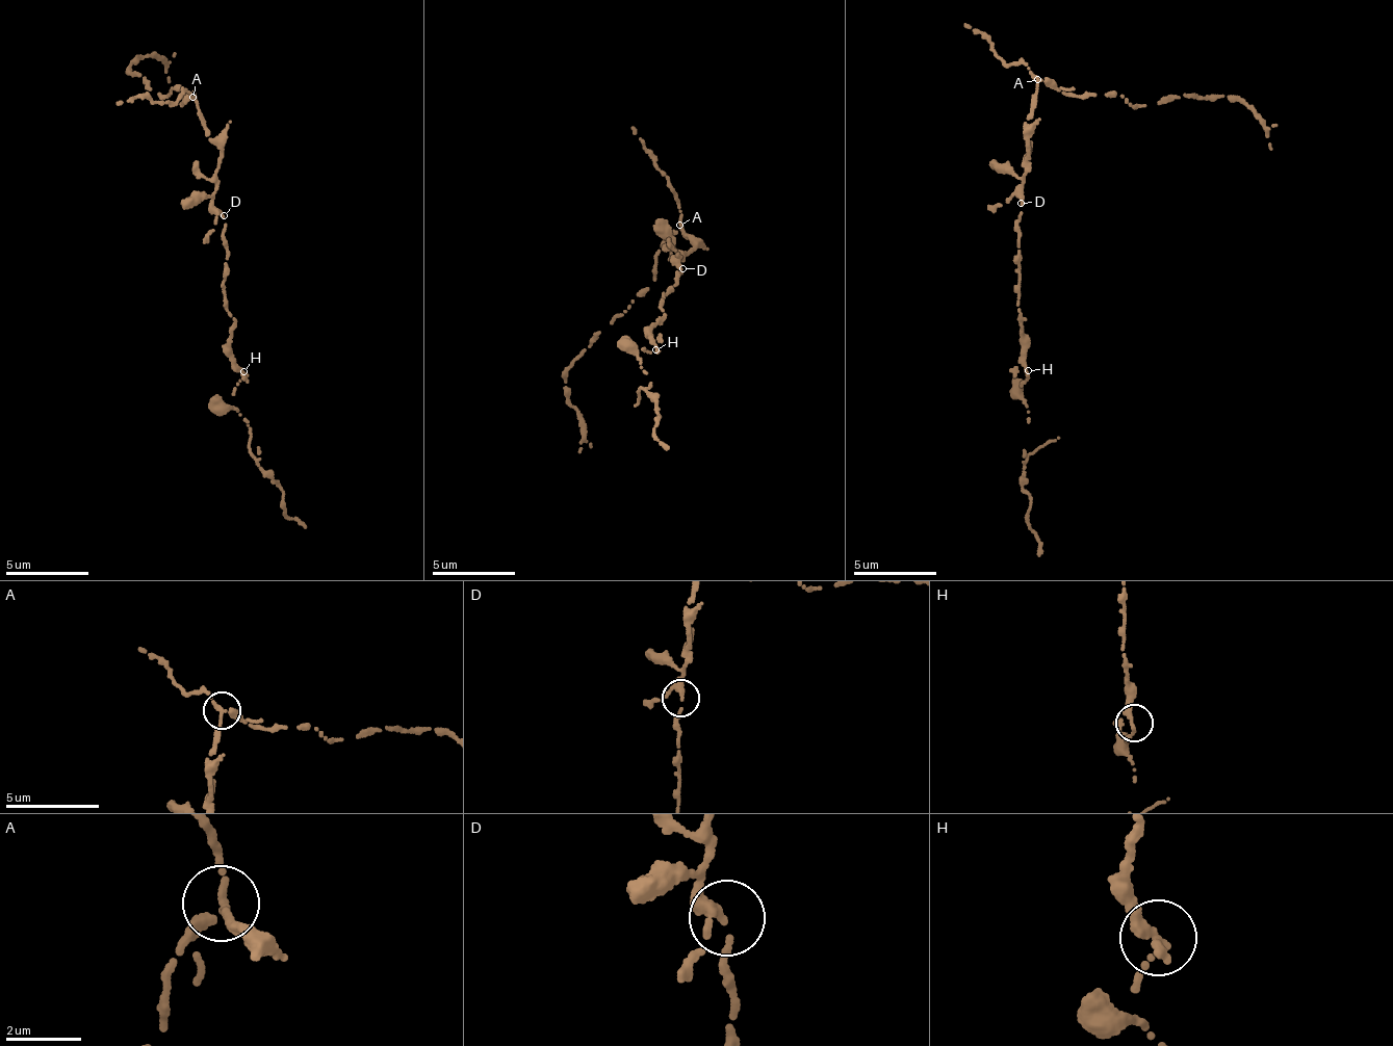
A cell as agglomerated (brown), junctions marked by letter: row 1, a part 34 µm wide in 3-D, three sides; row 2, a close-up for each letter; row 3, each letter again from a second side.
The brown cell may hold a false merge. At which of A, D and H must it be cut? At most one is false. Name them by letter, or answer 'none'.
A

